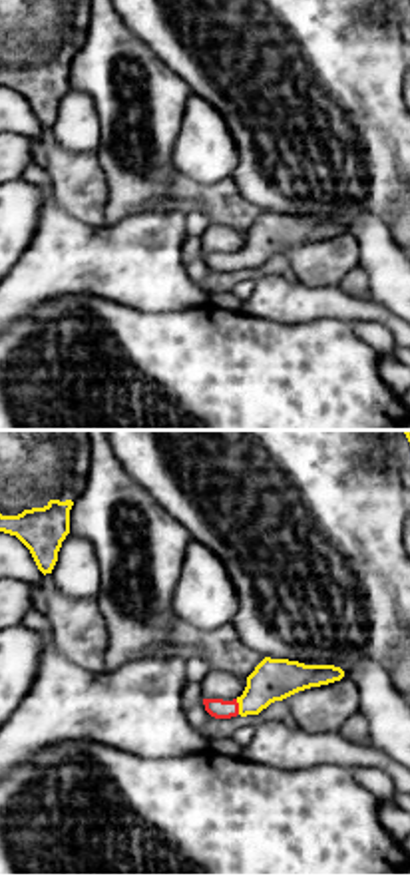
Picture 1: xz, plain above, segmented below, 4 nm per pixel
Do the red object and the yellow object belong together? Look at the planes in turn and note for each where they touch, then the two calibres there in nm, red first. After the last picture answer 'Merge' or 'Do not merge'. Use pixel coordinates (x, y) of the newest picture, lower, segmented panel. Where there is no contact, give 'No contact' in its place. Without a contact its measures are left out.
Touches red at (237, 707). Thickness 80 nm (red) against 180 nm

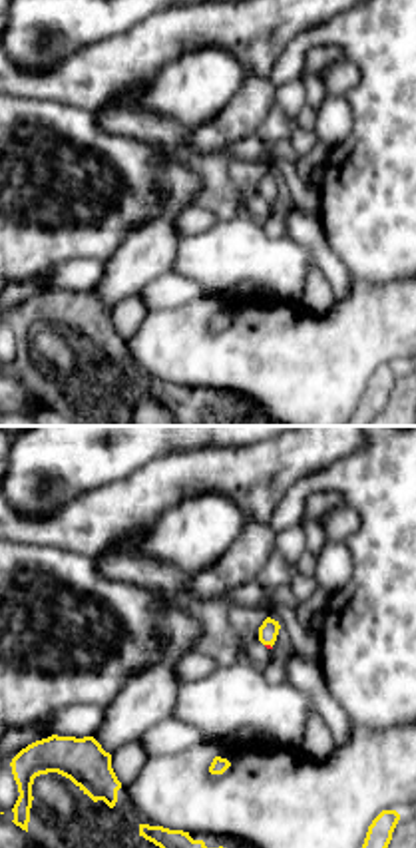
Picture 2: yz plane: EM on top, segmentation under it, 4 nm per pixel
Touches red at (269, 645). Thickness 20 nm (red) against 80 nm

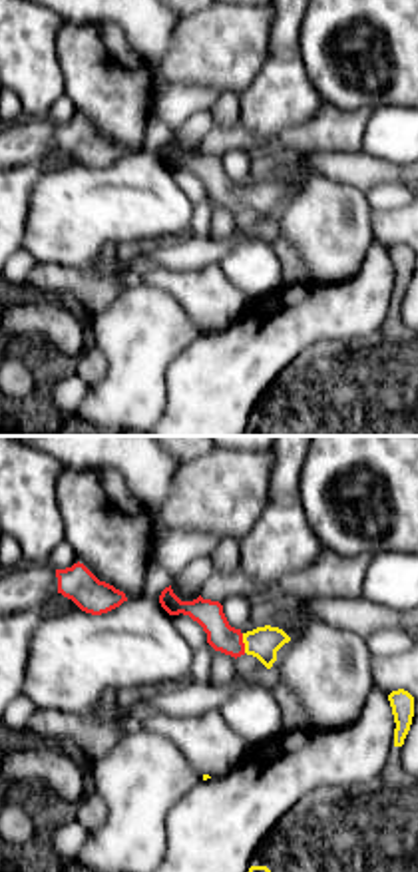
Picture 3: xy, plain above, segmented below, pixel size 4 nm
Touches red at (243, 644). Thickness 120 nm (red) against 130 nm

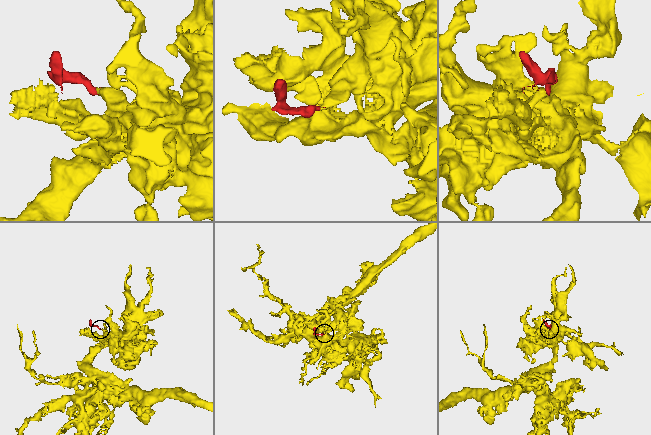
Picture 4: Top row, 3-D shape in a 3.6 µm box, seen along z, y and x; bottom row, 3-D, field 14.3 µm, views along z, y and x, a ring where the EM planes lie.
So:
Merge

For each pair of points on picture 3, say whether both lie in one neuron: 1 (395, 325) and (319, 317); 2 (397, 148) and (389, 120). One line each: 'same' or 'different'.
1: different
2: same

